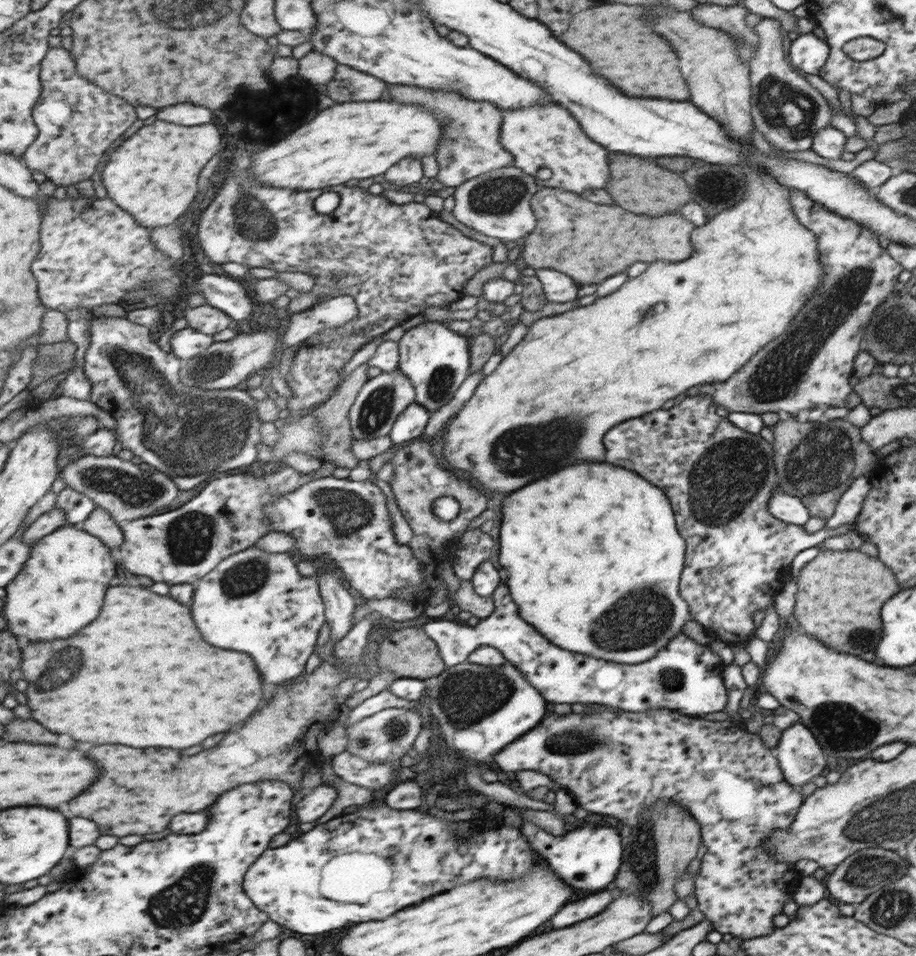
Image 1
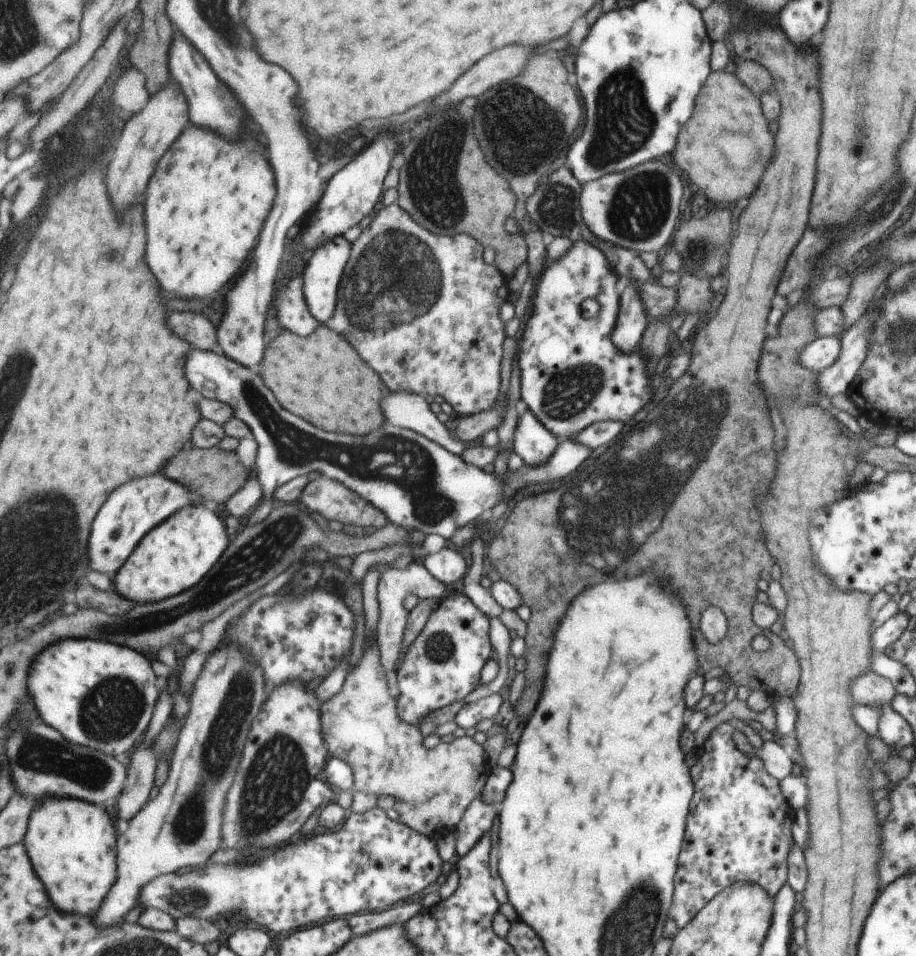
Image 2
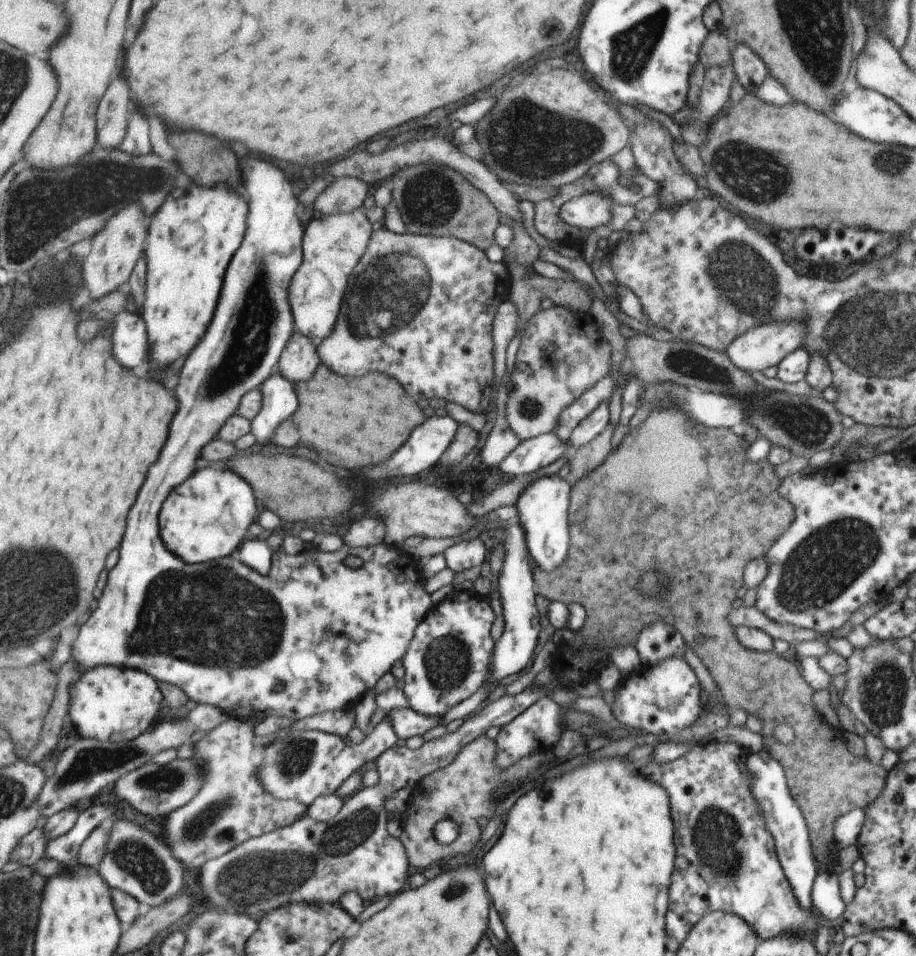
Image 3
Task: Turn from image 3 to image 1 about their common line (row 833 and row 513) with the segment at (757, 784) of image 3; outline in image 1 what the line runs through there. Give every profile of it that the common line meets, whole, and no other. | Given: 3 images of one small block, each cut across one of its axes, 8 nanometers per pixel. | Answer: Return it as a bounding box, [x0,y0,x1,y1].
[767,488,812,526]

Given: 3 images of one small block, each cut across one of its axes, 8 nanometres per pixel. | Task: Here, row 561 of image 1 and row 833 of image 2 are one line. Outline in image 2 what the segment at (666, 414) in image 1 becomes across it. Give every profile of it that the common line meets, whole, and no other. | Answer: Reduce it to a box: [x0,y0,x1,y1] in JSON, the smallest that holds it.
[669,719,794,929]

